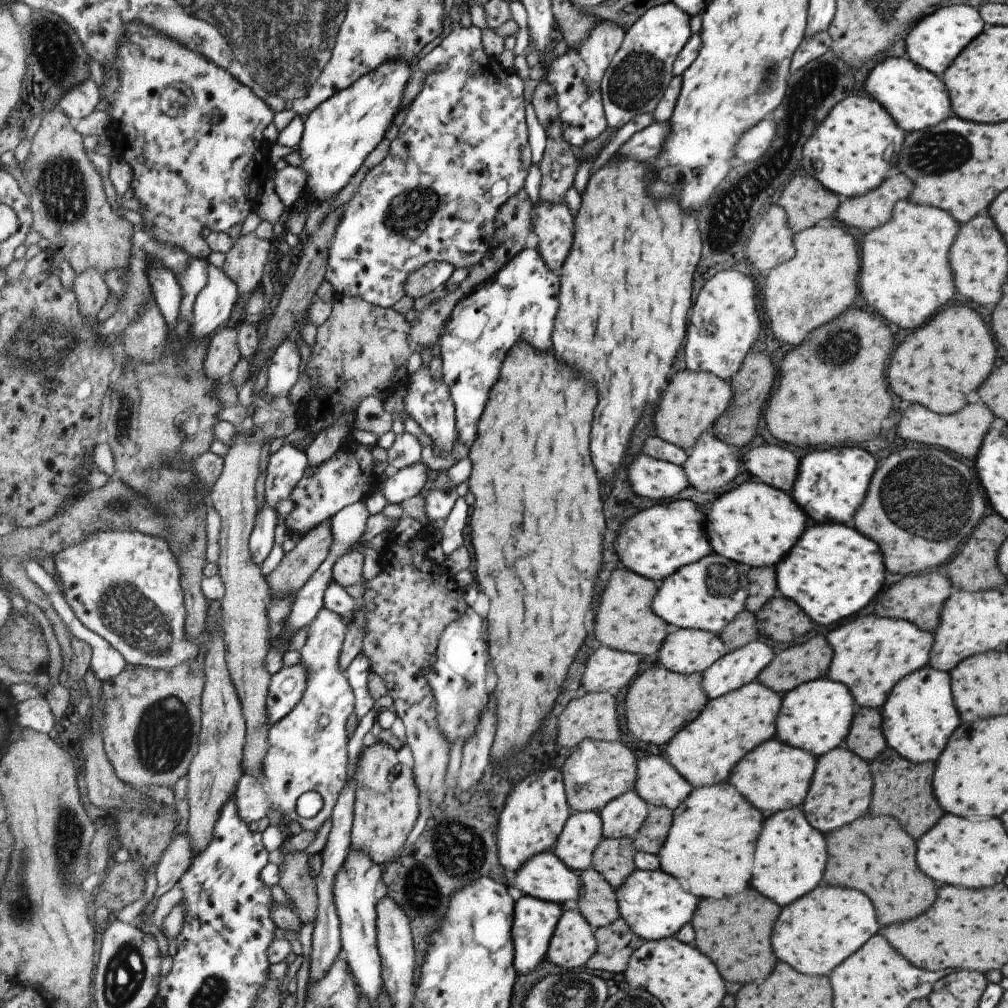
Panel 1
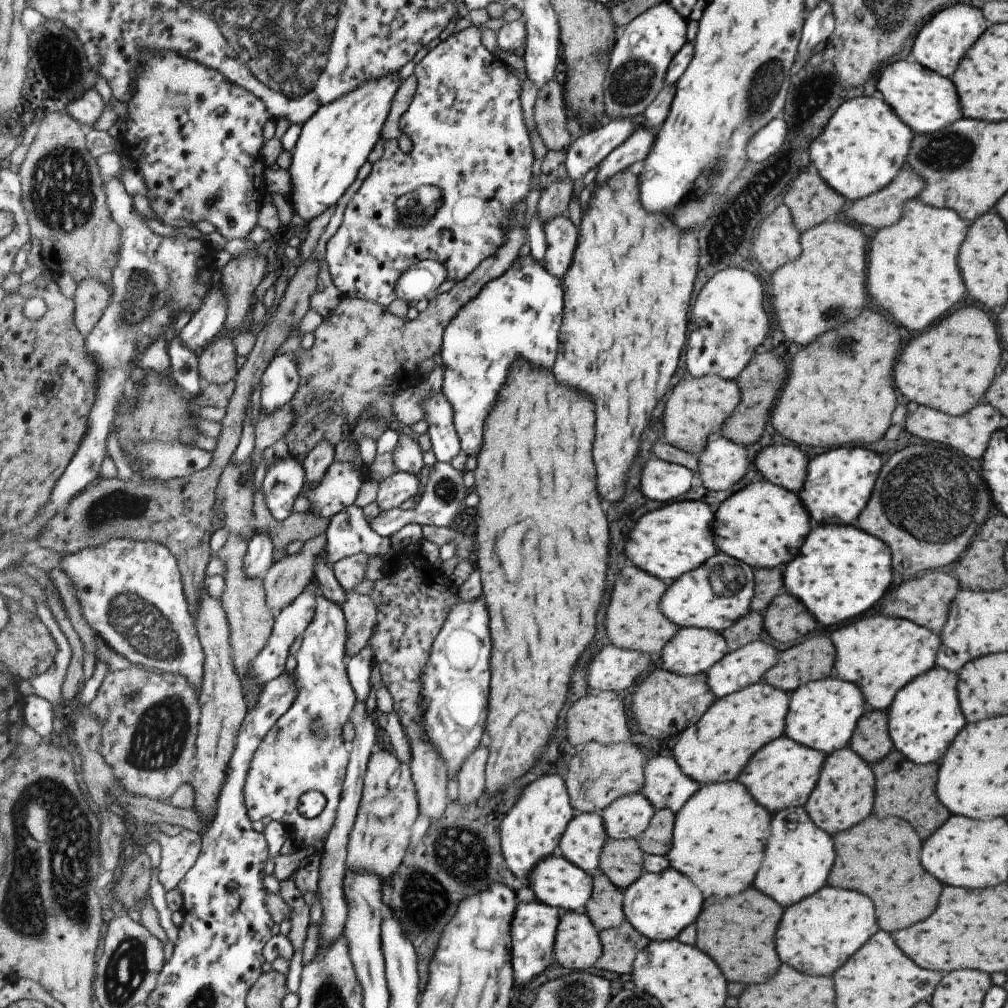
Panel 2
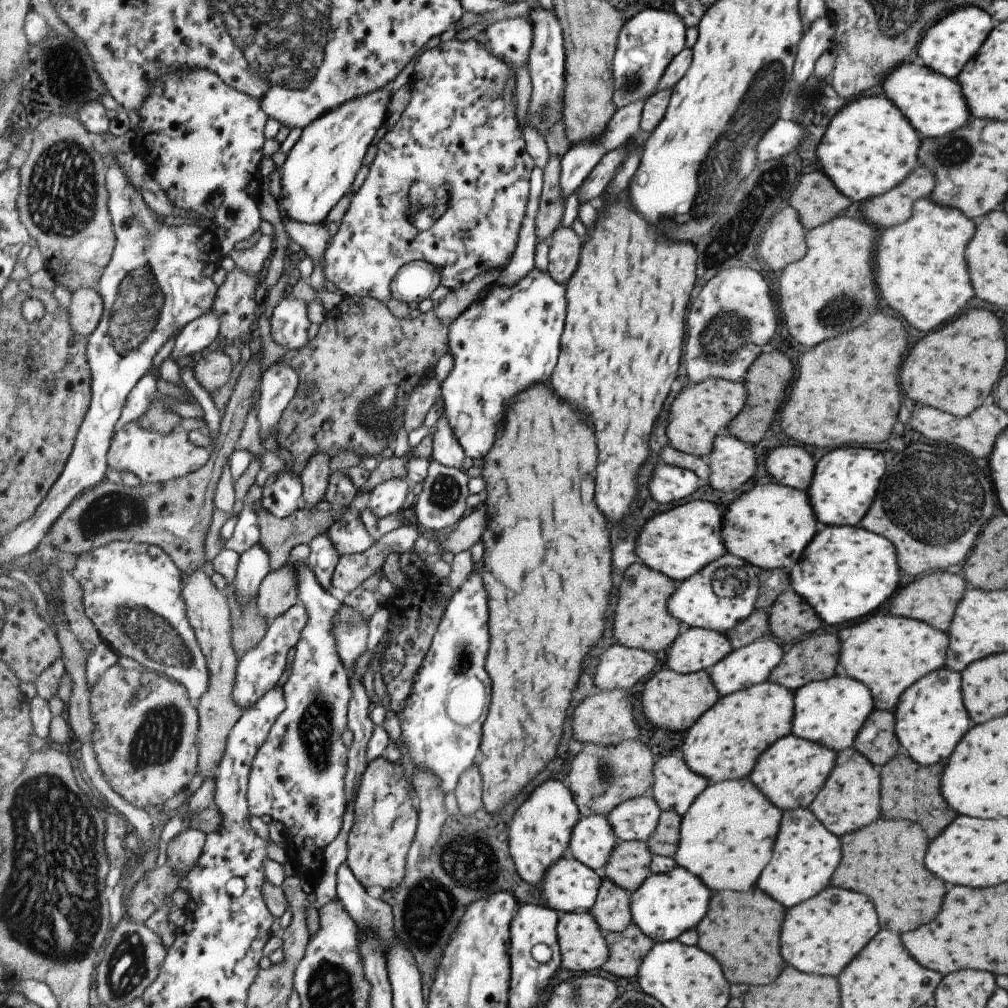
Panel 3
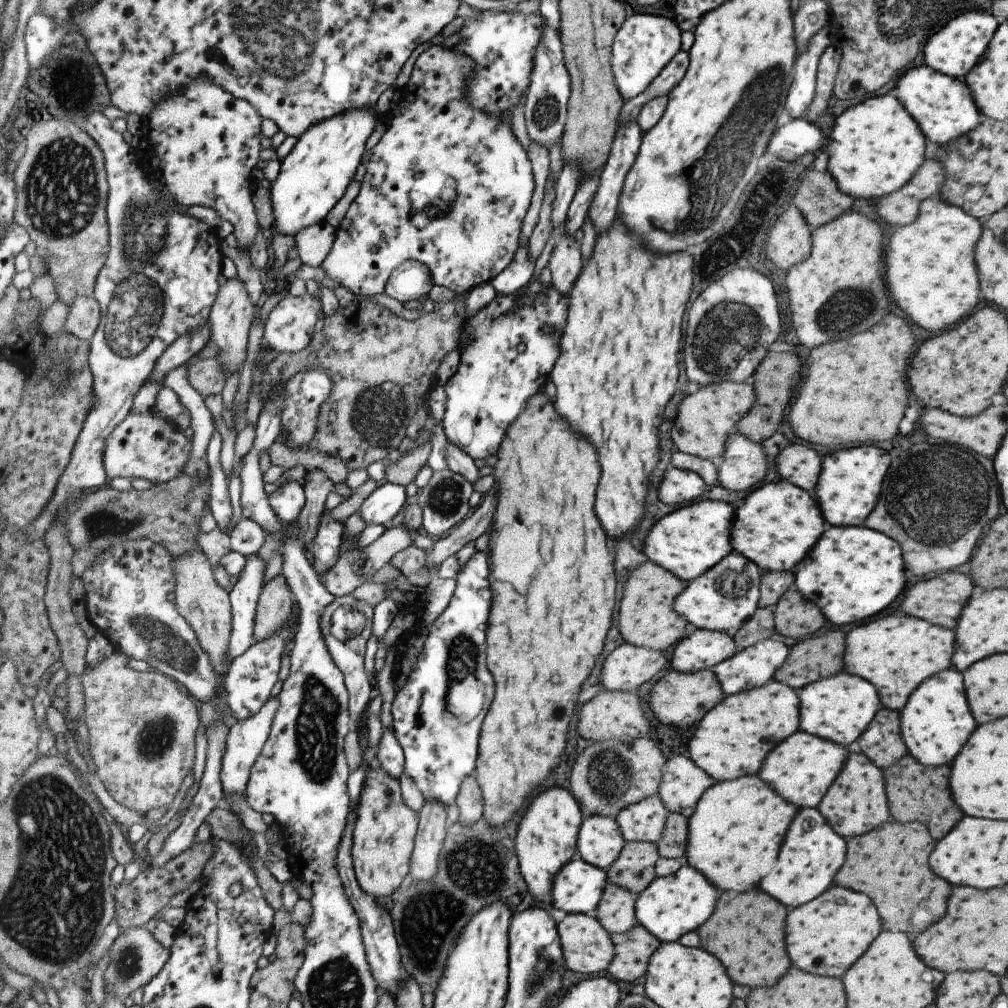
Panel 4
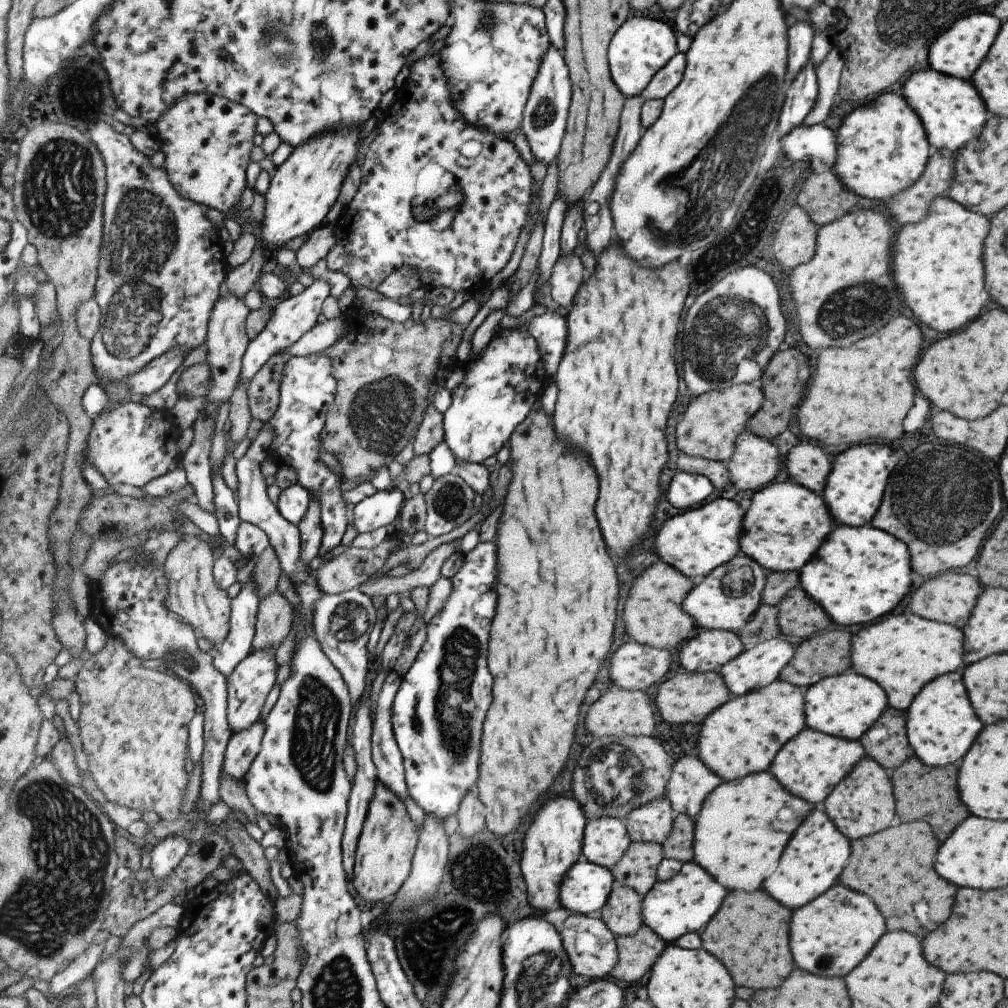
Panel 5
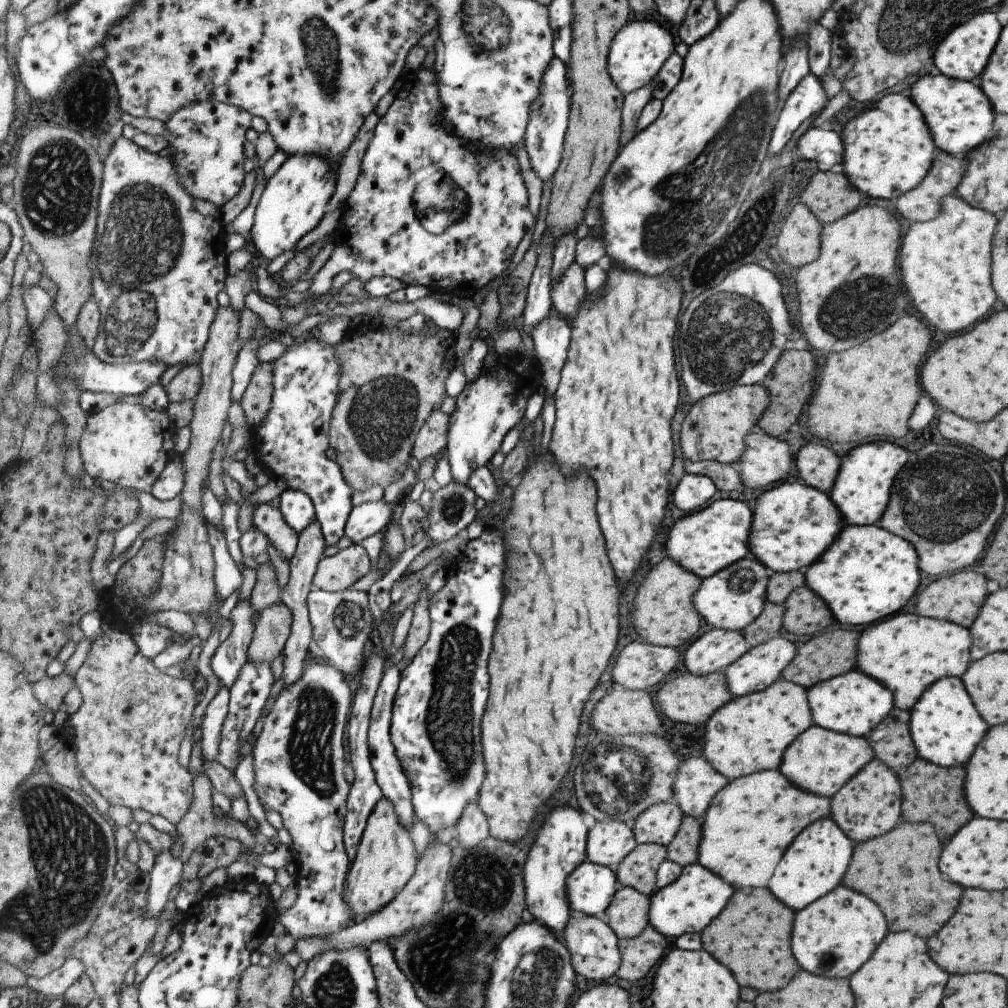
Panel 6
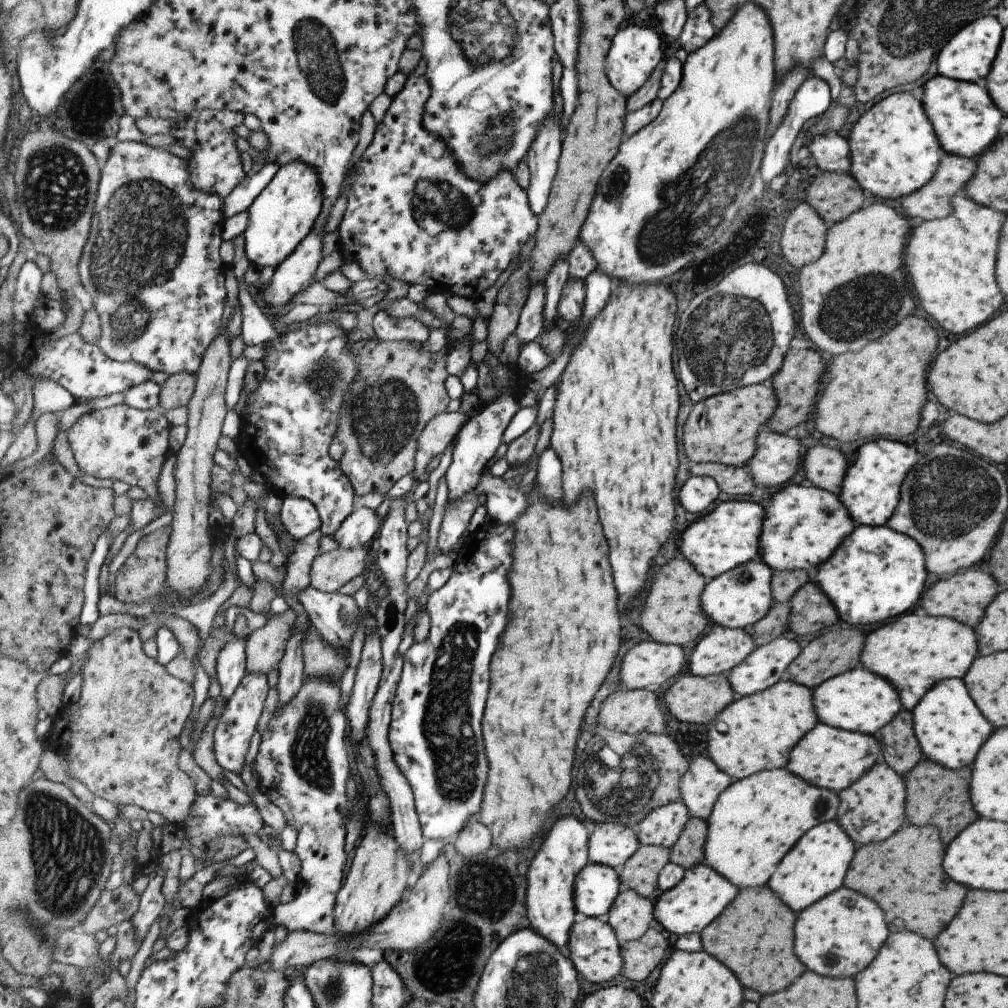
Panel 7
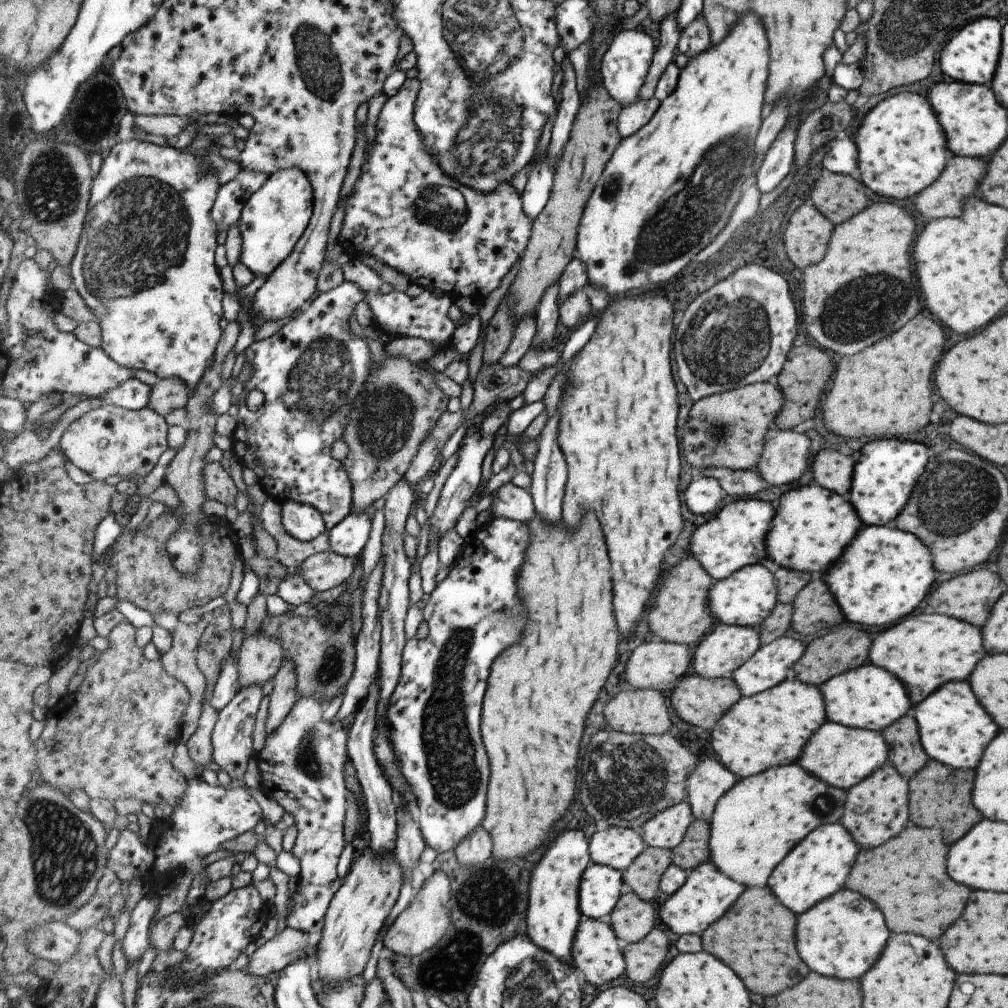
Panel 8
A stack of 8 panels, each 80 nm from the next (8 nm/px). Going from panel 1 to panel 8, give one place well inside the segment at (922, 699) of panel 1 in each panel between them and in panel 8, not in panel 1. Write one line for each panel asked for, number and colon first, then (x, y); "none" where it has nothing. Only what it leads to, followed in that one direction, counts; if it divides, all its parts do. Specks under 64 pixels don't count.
2: (923, 717)
3: (929, 718)
4: (934, 722)
5: (940, 724)
6: (943, 726)
7: (949, 729)
8: (953, 729)

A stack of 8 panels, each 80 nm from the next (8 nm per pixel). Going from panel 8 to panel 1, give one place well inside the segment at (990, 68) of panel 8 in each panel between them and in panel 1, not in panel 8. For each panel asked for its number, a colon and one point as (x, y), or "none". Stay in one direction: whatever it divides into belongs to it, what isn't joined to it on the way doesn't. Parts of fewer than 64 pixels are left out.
1: (932, 41)
2: (939, 45)
3: (945, 48)
4: (956, 46)
5: (957, 52)
6: (962, 53)
7: (967, 55)

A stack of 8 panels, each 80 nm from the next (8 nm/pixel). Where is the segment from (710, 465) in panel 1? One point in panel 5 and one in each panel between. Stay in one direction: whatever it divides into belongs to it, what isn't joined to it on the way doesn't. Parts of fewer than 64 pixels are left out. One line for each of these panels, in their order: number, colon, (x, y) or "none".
2: (722, 463)
3: (732, 462)
4: (743, 463)
5: (753, 463)

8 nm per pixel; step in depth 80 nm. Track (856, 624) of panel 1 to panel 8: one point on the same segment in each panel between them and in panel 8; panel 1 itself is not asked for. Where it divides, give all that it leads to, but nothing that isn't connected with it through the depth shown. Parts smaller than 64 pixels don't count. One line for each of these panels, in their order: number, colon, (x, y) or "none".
2: (879, 655)
3: (887, 654)
4: (895, 654)
5: (901, 652)
6: (905, 653)
7: (897, 651)
8: (923, 651)

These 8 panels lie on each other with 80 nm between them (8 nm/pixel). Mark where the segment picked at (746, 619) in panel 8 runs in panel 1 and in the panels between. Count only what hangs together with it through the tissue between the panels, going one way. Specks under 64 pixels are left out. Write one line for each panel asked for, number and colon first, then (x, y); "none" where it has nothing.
1: (707, 595)
2: (714, 596)
3: (725, 592)
4: (723, 598)
5: (726, 599)
6: (729, 600)
7: (736, 599)

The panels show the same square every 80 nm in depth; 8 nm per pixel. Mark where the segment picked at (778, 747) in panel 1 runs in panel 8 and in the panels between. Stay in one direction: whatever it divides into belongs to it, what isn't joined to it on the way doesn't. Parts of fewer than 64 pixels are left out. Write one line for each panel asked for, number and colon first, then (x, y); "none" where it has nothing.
2: (784, 772)
3: (792, 770)
4: (803, 766)
5: (809, 765)
6: (818, 761)
7: (829, 758)
8: (840, 756)

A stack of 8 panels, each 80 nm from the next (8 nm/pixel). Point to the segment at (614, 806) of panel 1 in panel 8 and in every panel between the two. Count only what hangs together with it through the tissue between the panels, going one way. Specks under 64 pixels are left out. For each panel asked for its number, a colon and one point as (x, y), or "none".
2: (629, 817)
3: (636, 819)
4: (644, 821)
5: (653, 822)
6: (660, 823)
7: (663, 826)
8: (667, 830)

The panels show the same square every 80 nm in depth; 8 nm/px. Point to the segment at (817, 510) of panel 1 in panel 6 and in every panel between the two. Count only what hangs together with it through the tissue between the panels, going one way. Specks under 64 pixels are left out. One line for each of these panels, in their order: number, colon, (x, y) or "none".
2: (838, 483)
3: (841, 489)
4: (848, 486)
5: (852, 491)
6: (860, 490)

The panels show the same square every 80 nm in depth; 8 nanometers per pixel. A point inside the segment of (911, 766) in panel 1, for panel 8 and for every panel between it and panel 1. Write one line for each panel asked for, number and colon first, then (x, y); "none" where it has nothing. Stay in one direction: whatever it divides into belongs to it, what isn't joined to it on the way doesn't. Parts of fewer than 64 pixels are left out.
2: (903, 789)
3: (902, 781)
4: (915, 792)
5: (919, 791)
6: (929, 793)
7: (936, 794)
8: (939, 796)

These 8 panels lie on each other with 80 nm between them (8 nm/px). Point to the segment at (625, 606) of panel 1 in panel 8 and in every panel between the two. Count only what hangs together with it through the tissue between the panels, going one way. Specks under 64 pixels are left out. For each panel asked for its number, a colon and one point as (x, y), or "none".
2: (635, 621)
3: (642, 620)
4: (649, 619)
5: (653, 615)
6: (665, 615)
7: (673, 614)
8: (682, 614)

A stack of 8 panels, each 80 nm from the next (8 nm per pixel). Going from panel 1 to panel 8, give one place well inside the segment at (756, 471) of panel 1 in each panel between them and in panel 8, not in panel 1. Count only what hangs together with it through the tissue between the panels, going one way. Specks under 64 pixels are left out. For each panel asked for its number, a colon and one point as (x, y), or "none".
2: (783, 465)
3: (790, 465)
4: (797, 464)
5: (805, 464)
6: (816, 465)
7: (824, 467)
8: (830, 470)

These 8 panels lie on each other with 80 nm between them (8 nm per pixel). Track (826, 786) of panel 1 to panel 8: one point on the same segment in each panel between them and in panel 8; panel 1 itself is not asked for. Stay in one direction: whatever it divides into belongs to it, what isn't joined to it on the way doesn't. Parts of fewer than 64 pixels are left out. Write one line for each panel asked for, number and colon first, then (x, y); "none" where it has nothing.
2: (843, 795)
3: (848, 798)
4: (855, 802)
5: (861, 803)
6: (868, 804)
7: (871, 808)
8: (875, 809)

